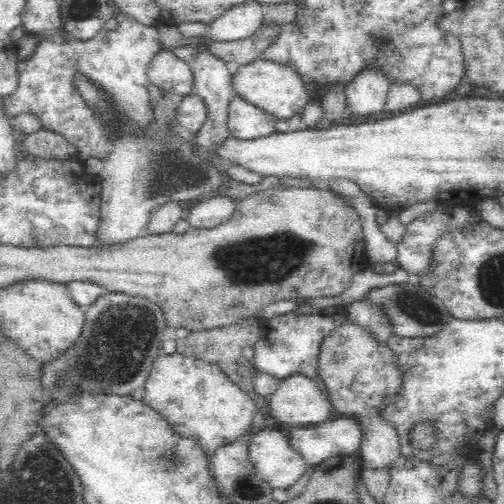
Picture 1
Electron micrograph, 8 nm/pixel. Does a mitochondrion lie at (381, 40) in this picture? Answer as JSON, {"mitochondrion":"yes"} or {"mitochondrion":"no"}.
{"mitochondrion":"yes"}

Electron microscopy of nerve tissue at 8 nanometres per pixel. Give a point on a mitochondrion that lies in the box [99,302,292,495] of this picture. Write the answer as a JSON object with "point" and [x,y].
{"point":[173,461]}

